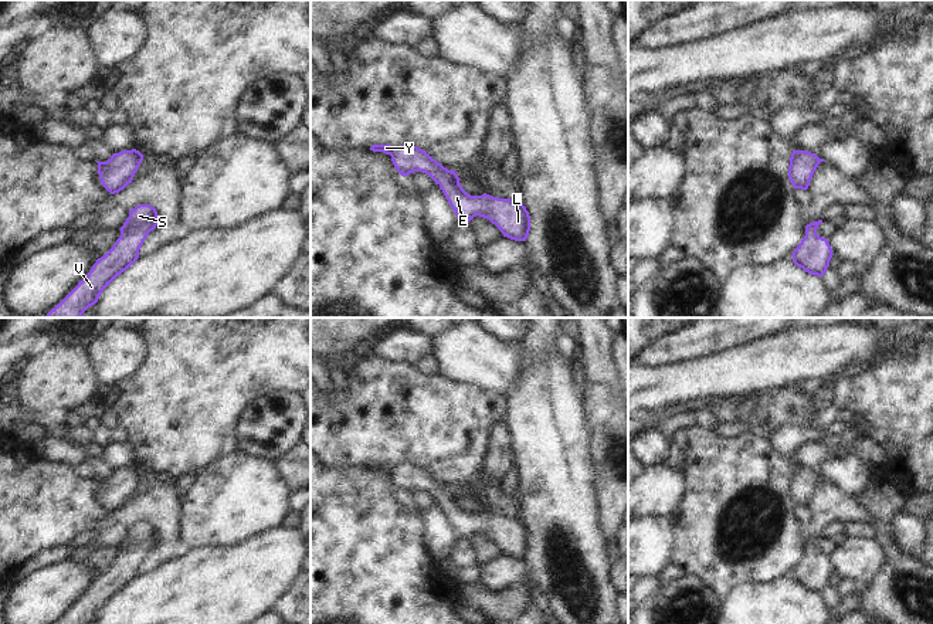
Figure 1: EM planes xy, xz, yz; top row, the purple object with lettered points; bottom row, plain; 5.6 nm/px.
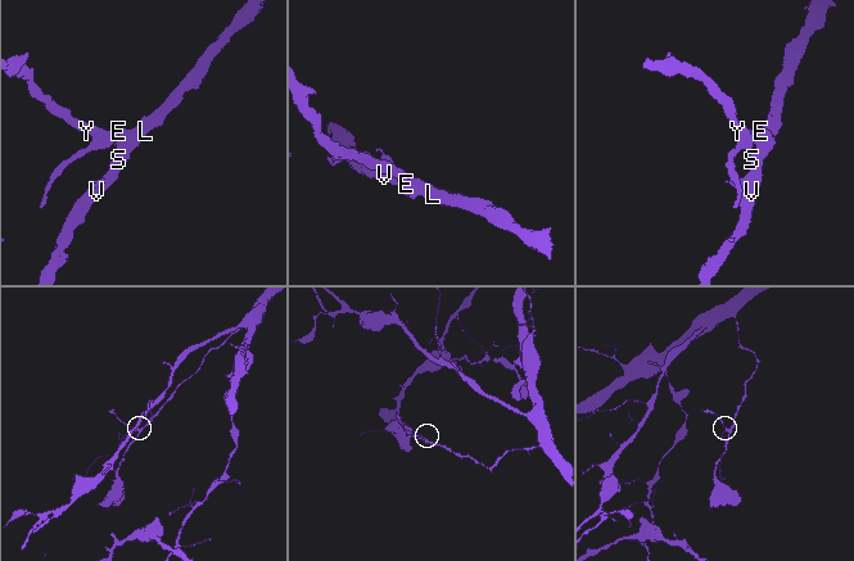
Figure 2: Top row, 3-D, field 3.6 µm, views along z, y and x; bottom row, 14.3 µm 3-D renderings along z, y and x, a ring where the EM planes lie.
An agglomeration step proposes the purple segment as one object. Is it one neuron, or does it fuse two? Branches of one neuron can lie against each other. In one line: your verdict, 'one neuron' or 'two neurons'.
one neuron

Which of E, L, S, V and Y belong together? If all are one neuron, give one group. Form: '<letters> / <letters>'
E L S V Y

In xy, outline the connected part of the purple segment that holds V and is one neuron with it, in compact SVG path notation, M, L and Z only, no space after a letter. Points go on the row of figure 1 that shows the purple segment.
M150 204L129 210L121 237L113 247L92 265L82 281L47 313L47 318L81 318L95 305L102 291L139 258L139 250L157 225L157 211Z

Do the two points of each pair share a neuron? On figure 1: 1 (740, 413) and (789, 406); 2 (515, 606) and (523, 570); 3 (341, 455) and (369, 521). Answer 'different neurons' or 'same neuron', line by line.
1: same neuron
2: different neurons
3: different neurons

